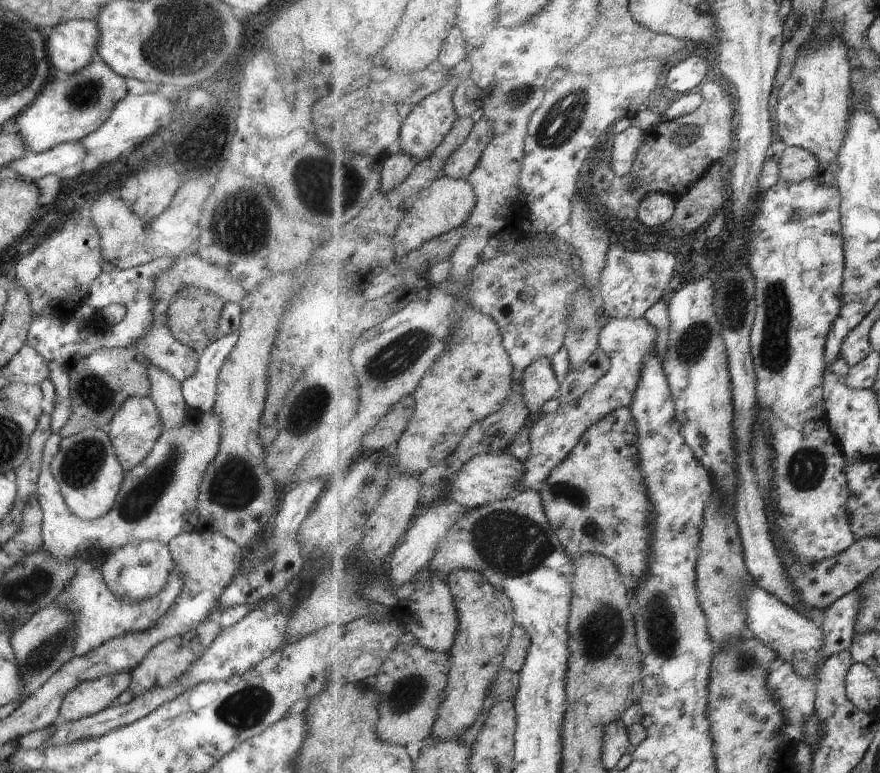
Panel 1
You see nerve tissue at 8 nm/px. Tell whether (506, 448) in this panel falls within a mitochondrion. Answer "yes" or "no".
no

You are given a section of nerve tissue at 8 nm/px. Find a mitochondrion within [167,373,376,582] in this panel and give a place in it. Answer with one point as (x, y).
(235, 485)

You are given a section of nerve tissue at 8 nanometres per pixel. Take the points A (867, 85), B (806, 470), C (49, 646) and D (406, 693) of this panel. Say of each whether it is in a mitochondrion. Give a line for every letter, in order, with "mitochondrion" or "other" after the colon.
A: other
B: mitochondrion
C: mitochondrion
D: mitochondrion

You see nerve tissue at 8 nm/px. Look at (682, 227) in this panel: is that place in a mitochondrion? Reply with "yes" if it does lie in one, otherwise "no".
no

